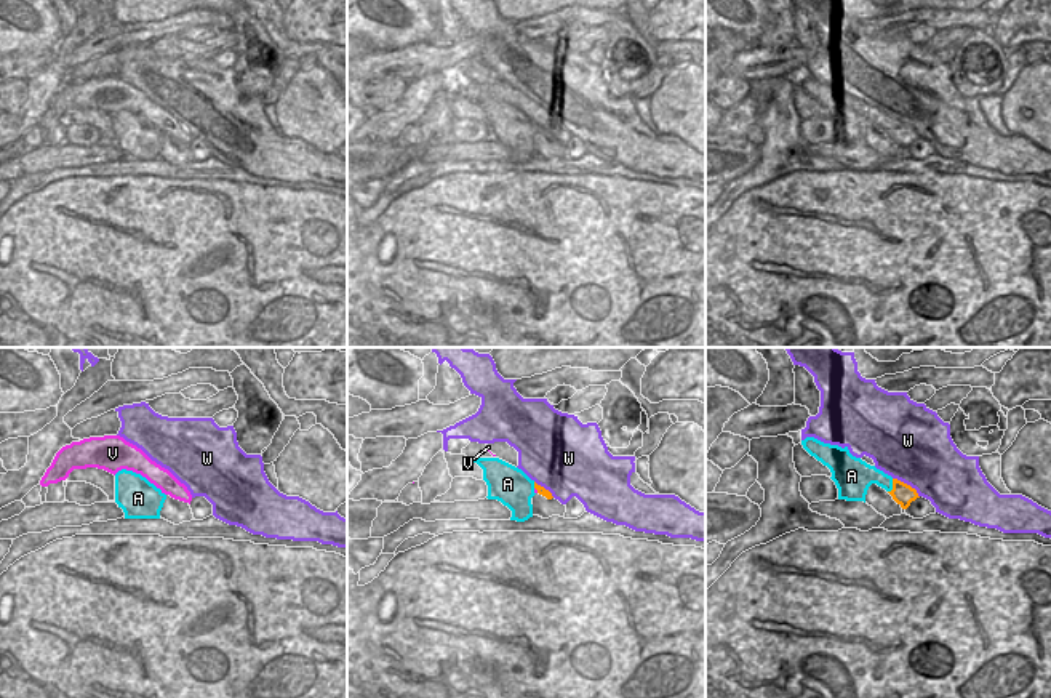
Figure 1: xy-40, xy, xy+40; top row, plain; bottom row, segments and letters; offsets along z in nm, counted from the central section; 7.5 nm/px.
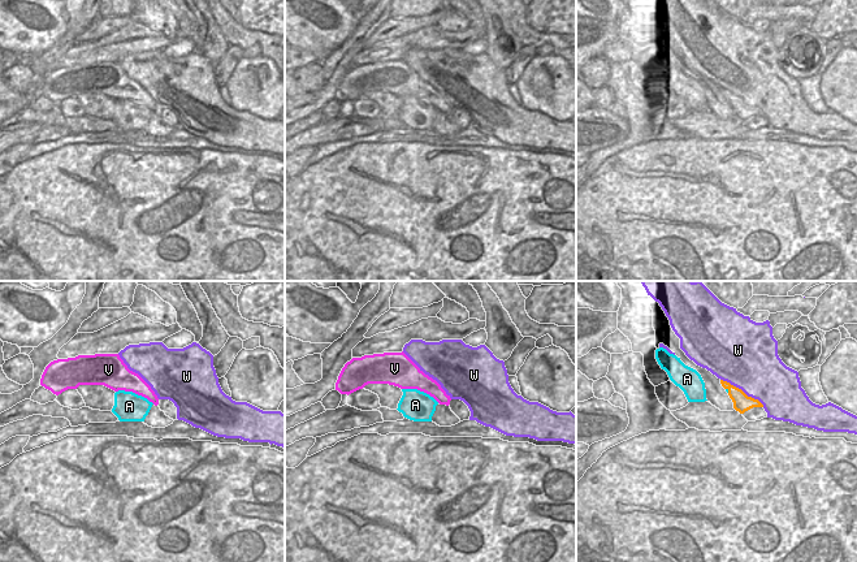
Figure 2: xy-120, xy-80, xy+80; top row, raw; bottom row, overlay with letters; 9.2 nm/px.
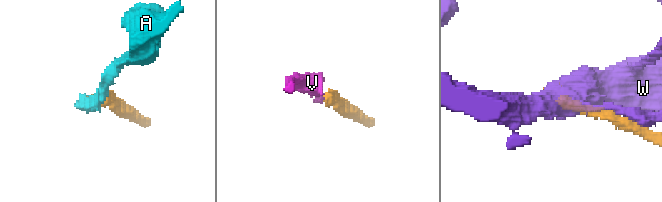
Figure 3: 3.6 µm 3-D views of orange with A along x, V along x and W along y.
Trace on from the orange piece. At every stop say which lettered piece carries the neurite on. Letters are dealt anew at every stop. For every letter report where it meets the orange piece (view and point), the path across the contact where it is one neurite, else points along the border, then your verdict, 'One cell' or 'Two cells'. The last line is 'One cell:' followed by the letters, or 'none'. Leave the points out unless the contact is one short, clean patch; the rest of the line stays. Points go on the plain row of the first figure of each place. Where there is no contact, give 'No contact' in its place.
A: Touches orange at xy+40 (893, 127). Two cells
V: Touches orange at xy (536, 130). One cell
W: Touches orange at xy+40 (906, 125). Two cells
One cell: V

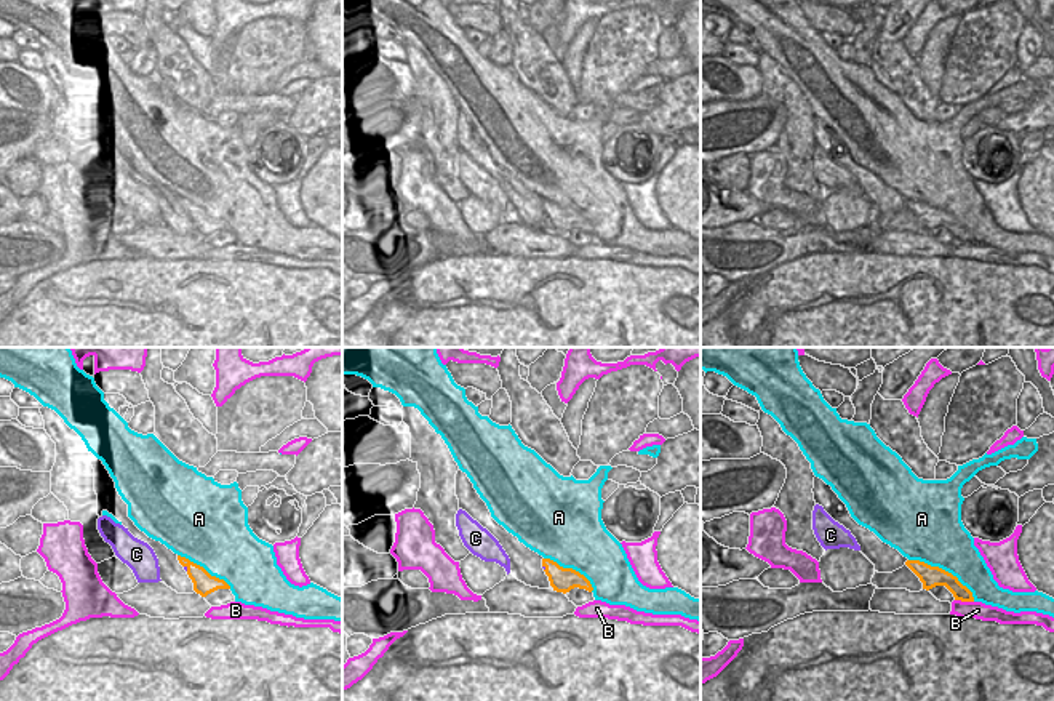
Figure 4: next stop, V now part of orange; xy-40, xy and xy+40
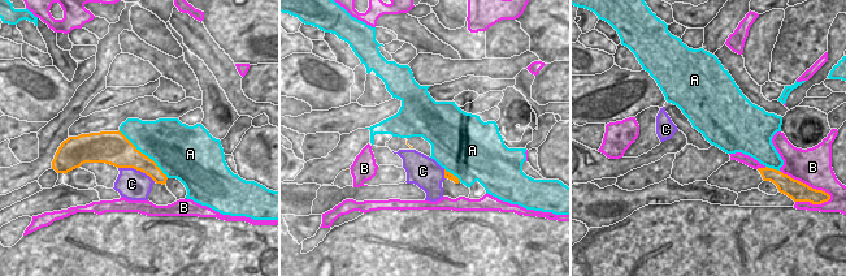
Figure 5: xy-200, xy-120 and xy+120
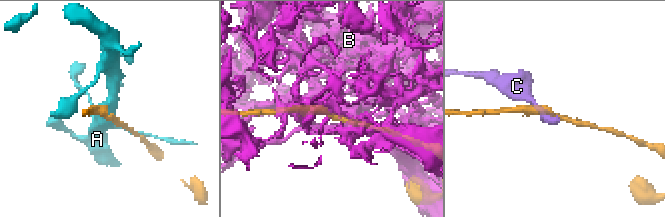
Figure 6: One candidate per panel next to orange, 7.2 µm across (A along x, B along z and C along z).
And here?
A: Touches orange at xy+40 (944, 212). Two cells
B: Touches orange at xy+40 (965, 242). Two cells
C: Touches orange at xy-40 (187, 210). Two cells
One cell: none

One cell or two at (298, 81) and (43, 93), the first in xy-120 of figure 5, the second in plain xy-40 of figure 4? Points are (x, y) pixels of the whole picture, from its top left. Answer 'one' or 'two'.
one

